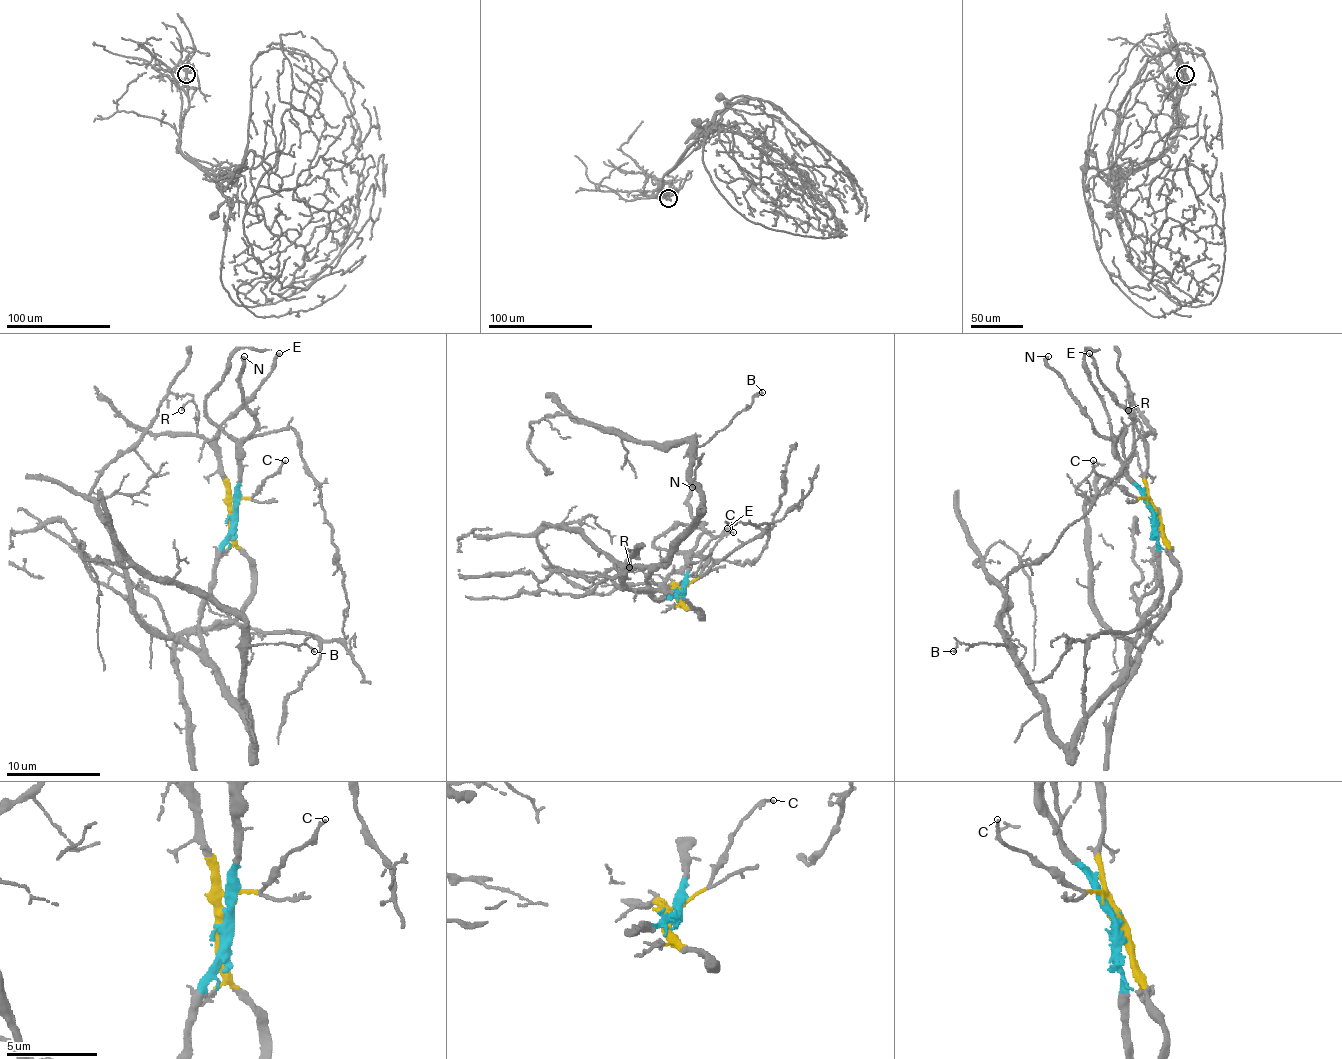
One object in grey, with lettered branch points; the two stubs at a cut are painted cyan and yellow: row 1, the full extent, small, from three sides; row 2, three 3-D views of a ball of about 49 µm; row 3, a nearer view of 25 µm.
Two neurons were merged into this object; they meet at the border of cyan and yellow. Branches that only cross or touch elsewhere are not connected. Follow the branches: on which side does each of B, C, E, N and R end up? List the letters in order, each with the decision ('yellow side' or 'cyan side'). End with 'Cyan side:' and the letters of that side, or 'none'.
B: cyan side
C: yellow side
E: yellow side
N: cyan side
R: yellow side
Cyan side: B, N

